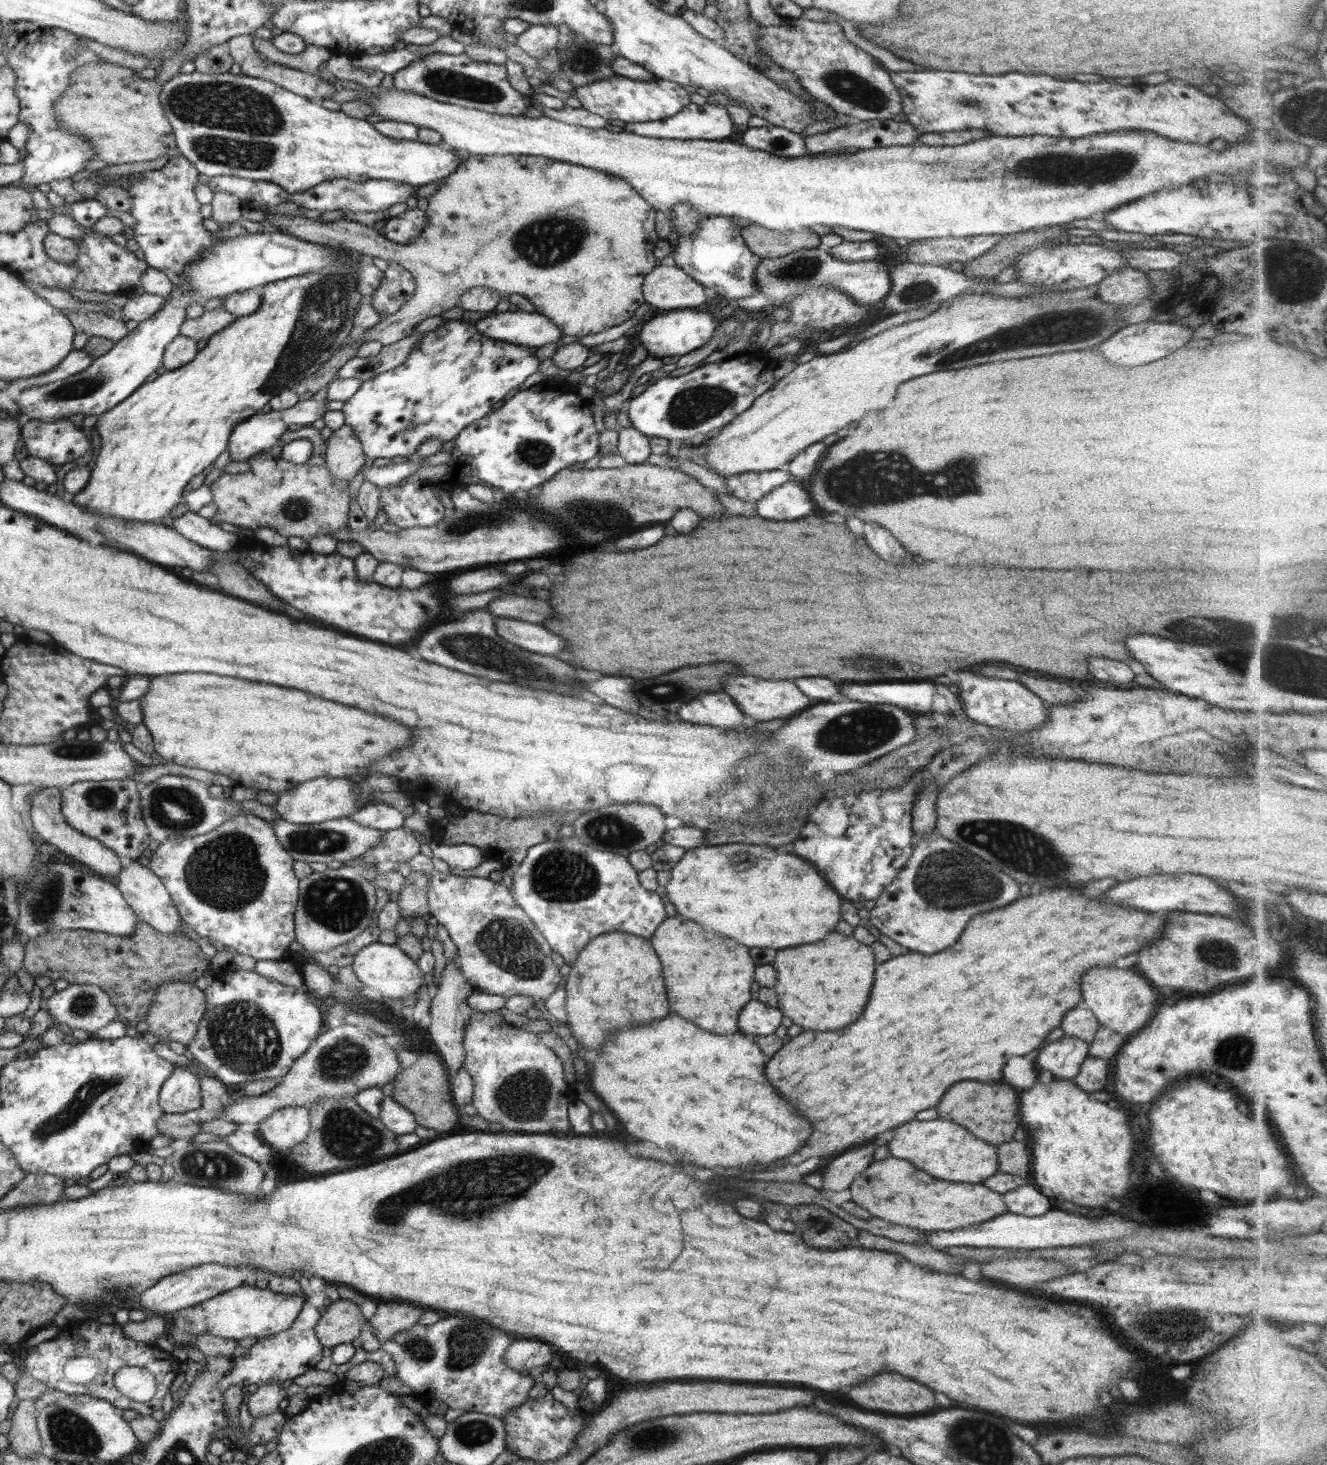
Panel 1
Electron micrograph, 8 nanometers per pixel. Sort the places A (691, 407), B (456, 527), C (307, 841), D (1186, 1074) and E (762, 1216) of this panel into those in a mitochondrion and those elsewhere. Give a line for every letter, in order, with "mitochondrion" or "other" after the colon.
A: mitochondrion
B: mitochondrion
C: mitochondrion
D: other
E: other

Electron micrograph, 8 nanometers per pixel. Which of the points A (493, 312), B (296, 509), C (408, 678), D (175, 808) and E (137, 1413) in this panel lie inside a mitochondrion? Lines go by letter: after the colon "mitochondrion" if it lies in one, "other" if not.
A: other
B: mitochondrion
C: other
D: mitochondrion
E: other

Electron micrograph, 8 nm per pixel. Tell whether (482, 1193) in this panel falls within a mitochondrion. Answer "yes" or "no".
yes

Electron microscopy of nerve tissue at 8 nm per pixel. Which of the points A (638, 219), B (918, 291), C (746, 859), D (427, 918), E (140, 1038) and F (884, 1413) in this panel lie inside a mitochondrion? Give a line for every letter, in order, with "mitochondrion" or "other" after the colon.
A: other
B: mitochondrion
C: other
D: other
E: other
F: other

